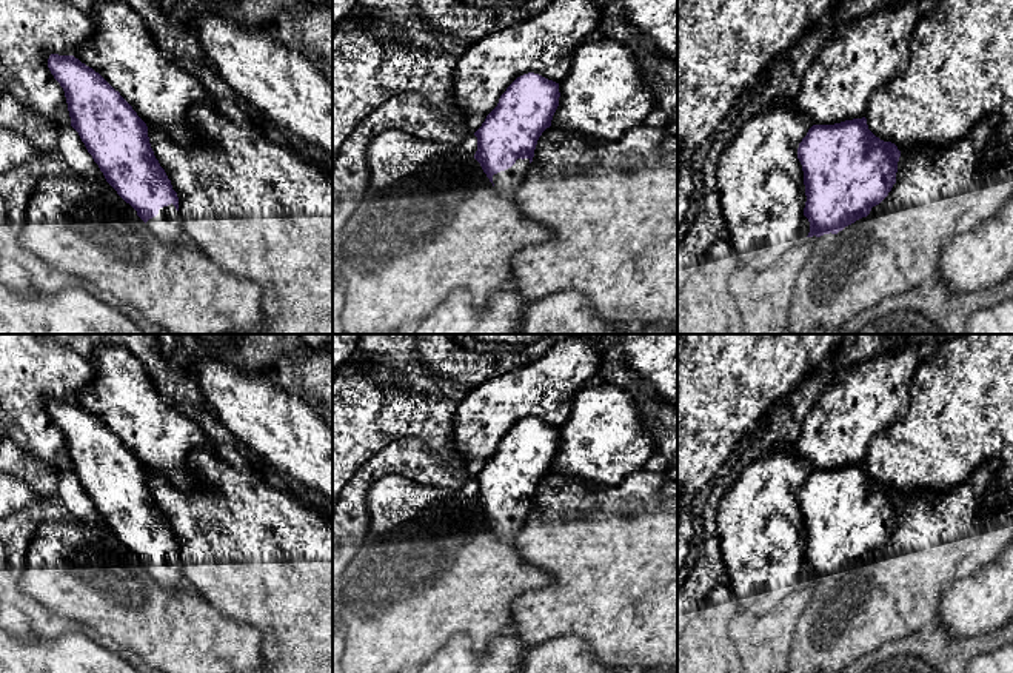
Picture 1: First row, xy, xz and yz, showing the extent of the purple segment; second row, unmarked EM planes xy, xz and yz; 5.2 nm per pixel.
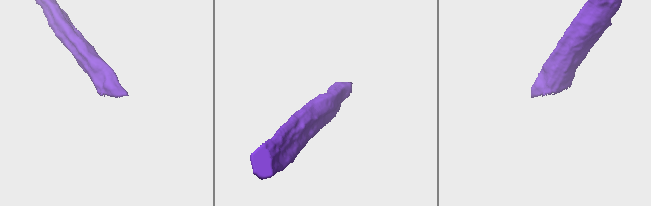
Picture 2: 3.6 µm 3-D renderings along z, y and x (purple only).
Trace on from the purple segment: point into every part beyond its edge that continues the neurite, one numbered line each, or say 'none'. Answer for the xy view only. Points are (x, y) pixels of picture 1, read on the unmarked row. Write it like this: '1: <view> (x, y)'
1: xy (167, 570)

